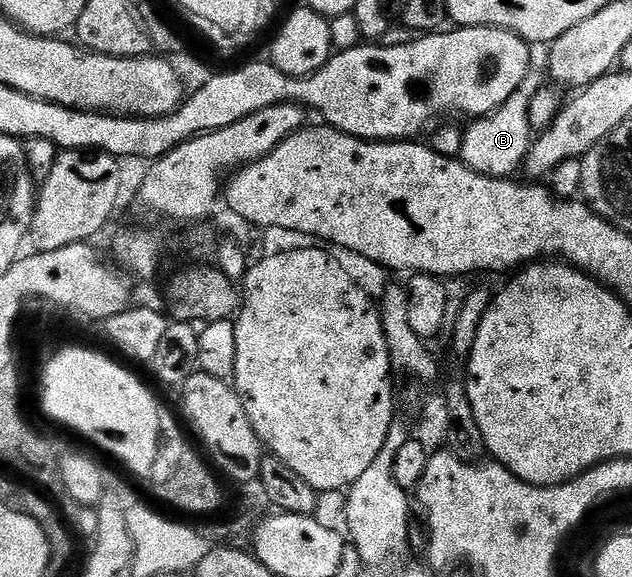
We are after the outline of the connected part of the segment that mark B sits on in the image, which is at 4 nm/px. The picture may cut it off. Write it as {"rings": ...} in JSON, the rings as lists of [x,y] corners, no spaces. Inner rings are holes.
{"rings":[[[537,66],[530,67],[527,78],[519,82],[519,90],[503,102],[490,116],[479,116],[472,121],[469,129],[464,129],[462,138],[462,150],[459,159],[471,170],[475,170],[481,176],[512,177],[522,171],[529,150],[533,147],[535,129],[531,122],[531,98],[539,94],[541,88],[546,87],[547,76]]]}

